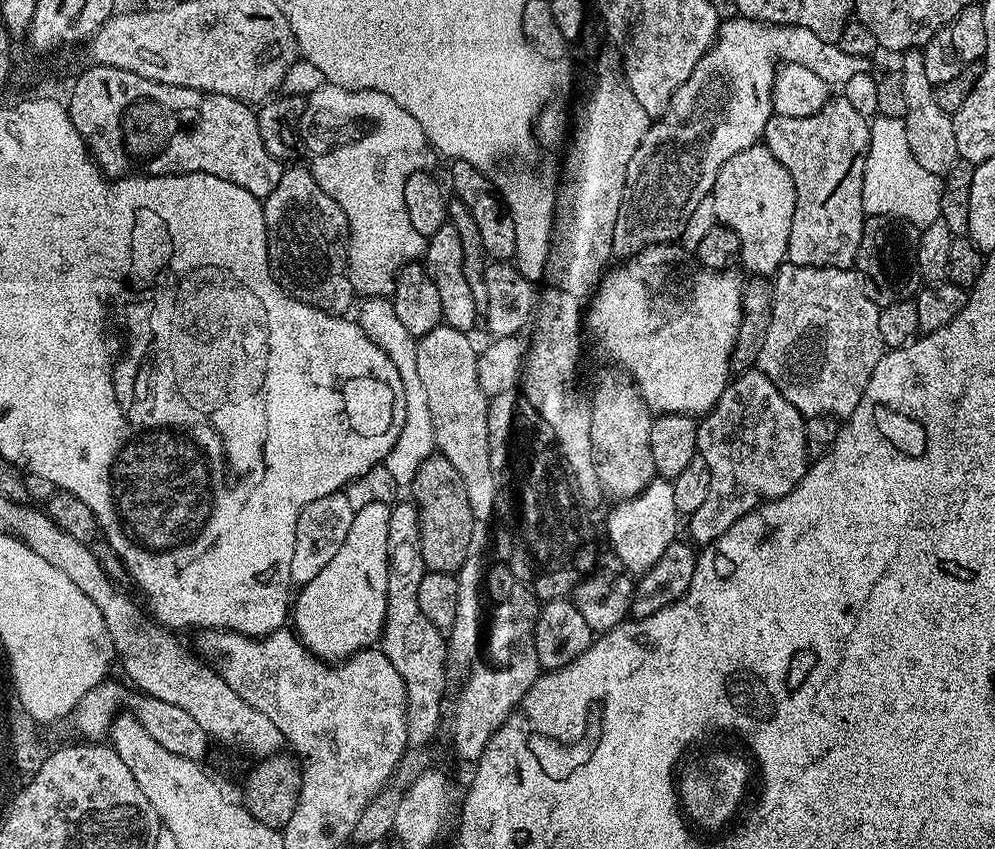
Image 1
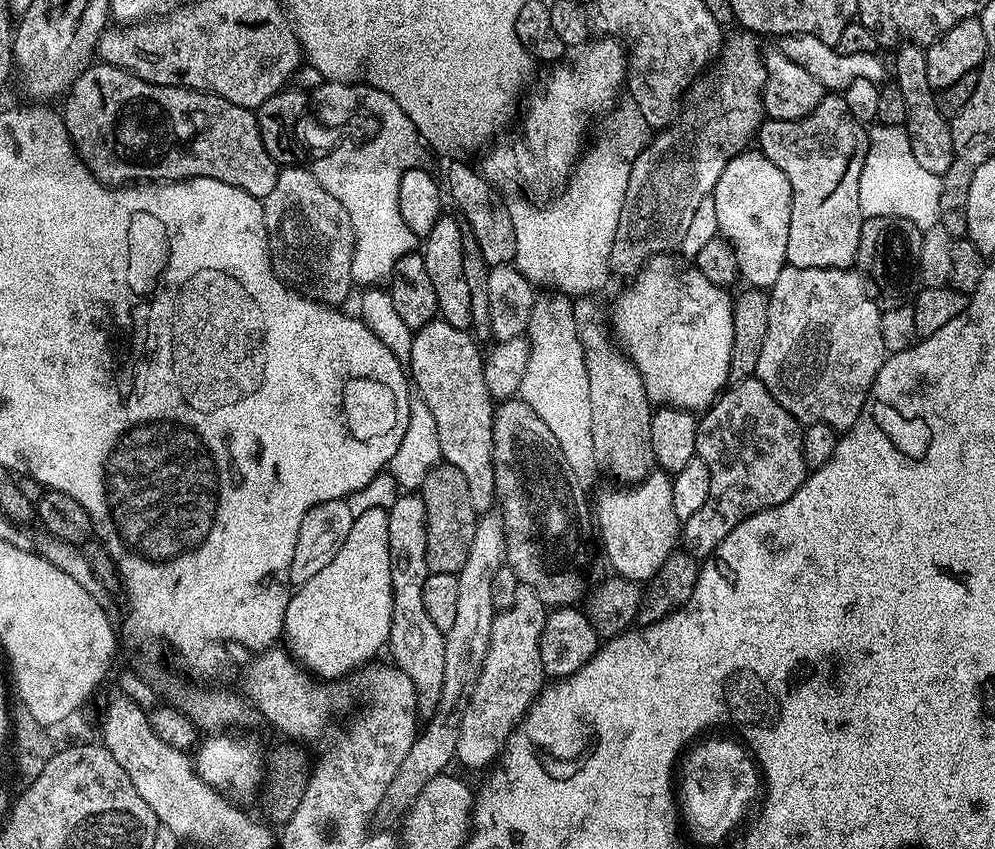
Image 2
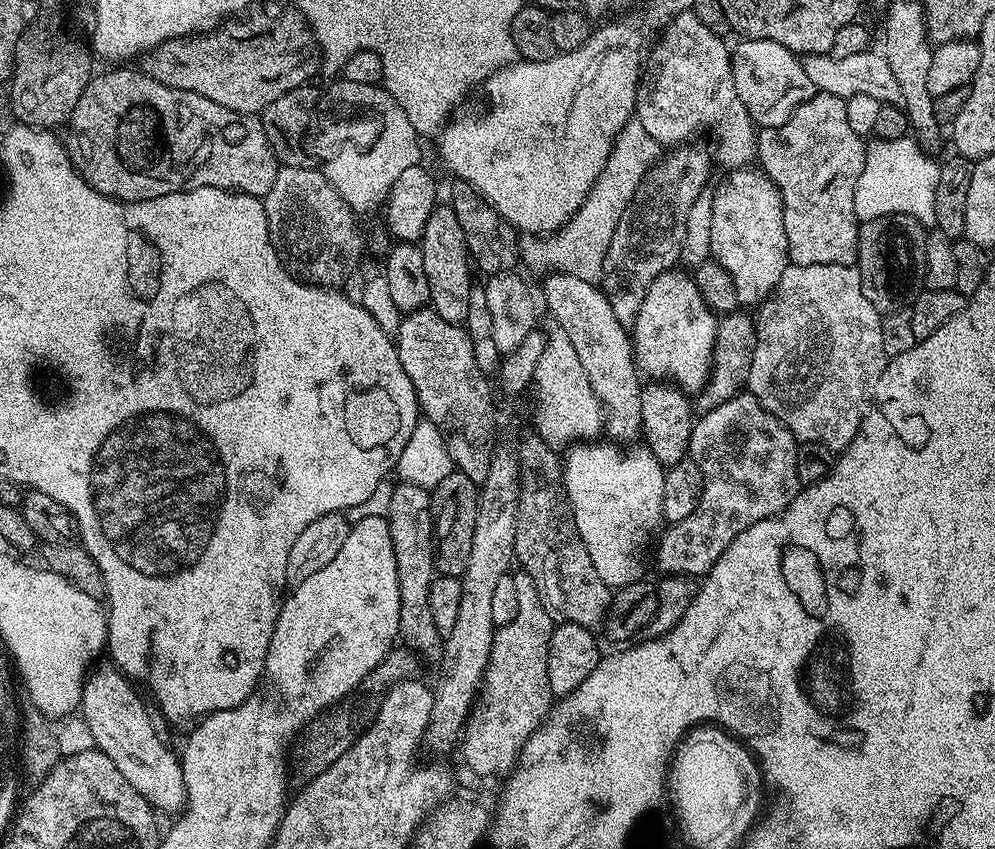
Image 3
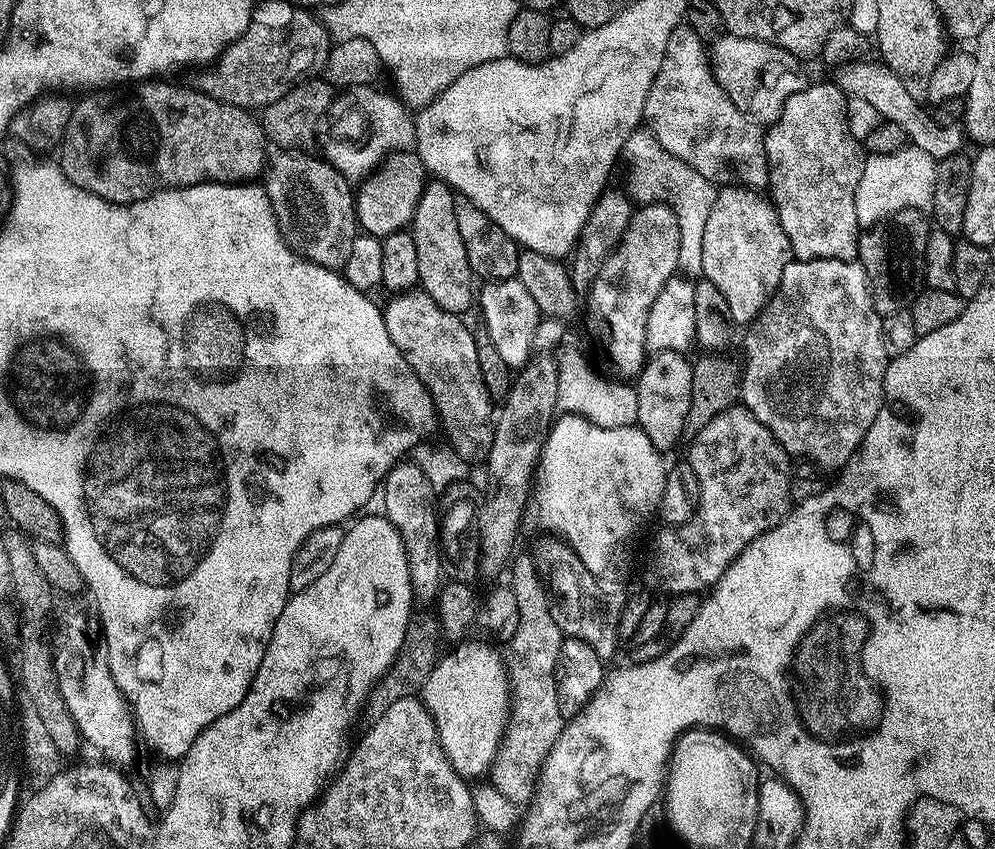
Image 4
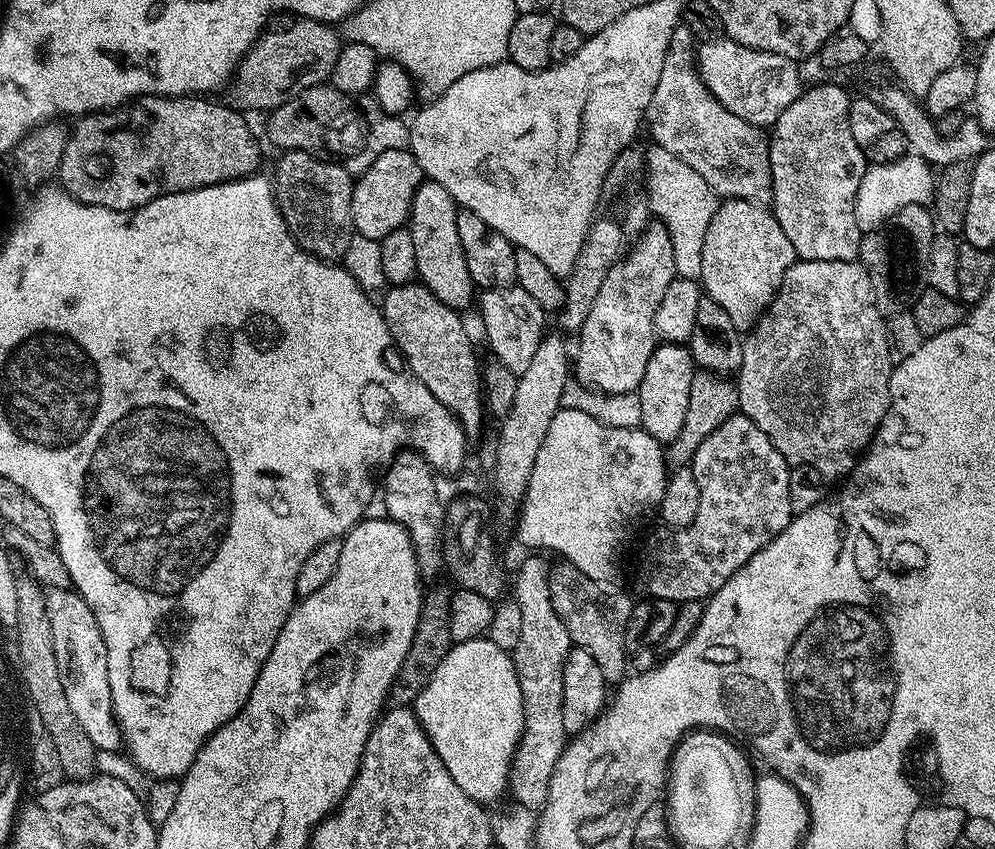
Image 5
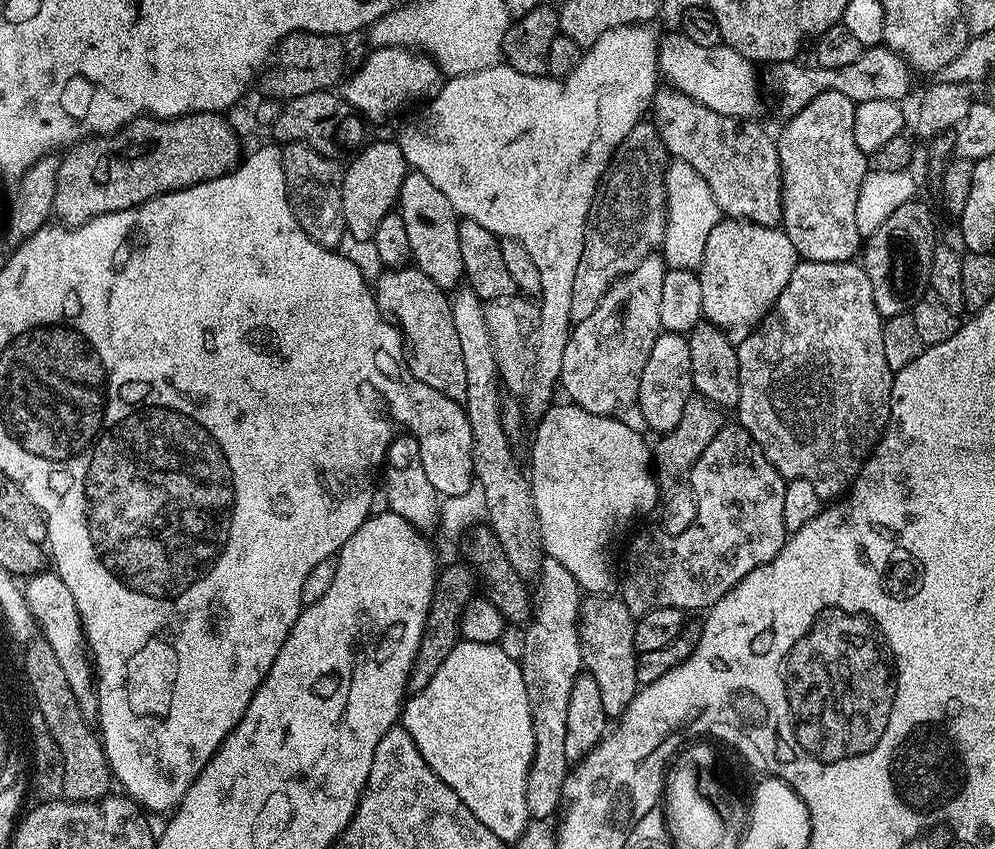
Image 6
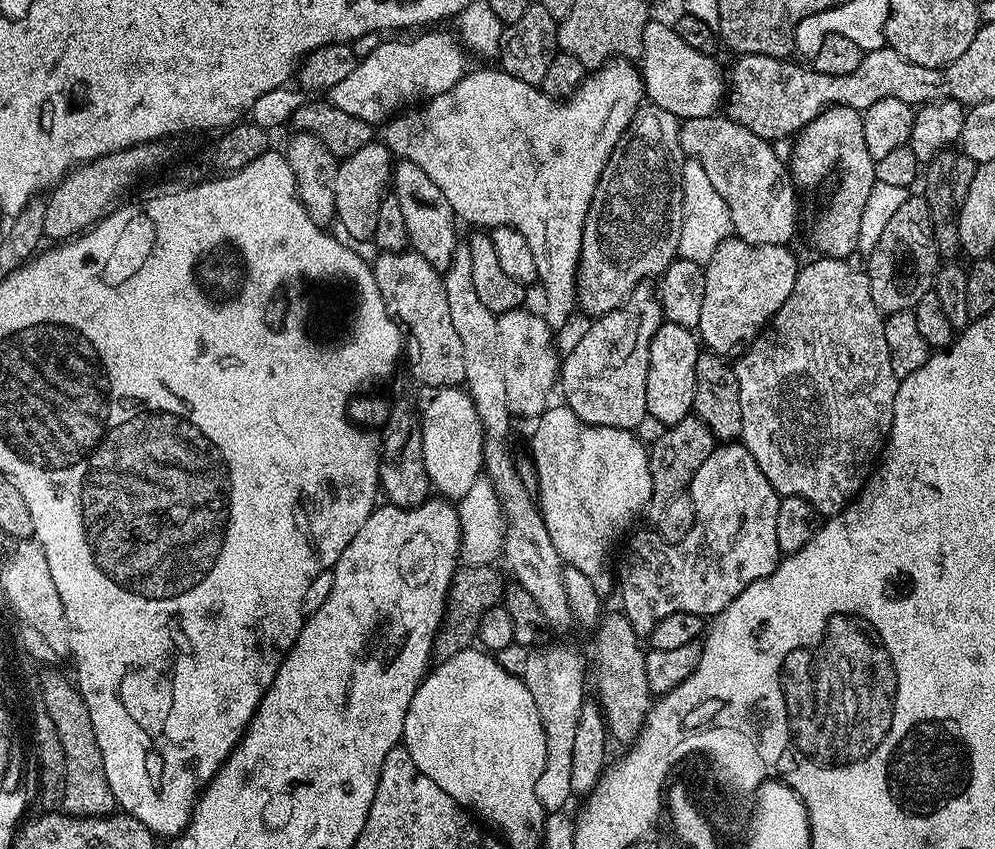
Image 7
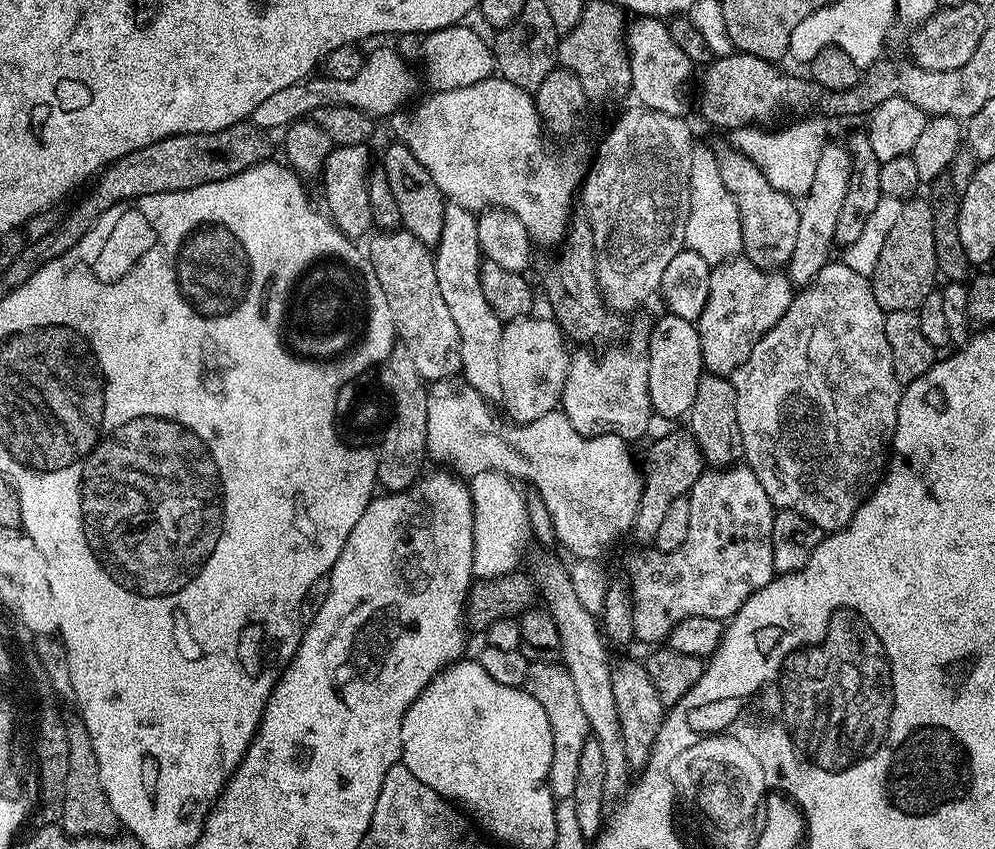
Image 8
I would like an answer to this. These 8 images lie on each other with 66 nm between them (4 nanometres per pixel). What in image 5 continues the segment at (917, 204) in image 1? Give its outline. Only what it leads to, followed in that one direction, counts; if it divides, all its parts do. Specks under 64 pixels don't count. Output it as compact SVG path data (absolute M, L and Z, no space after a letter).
M905 154L889 164L869 163L864 171L862 182L858 186L858 198L856 199L856 221L861 233L872 232L880 224L885 224L902 206L911 204L927 205L932 199L932 189L934 187L934 172L927 160L915 154Z

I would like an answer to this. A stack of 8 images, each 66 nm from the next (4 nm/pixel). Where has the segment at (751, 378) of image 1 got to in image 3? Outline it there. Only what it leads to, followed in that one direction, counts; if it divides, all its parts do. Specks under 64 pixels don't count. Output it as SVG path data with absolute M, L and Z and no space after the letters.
M745 390L730 398L730 402L714 406L714 410L703 413L693 423L688 451L698 470L702 470L702 498L698 502L698 510L694 510L690 518L682 518L682 522L668 524L663 529L664 537L660 545L659 540L655 545L656 564L664 574L703 578L708 575L714 562L722 558L726 546L730 546L730 542L742 534L742 530L754 526L754 522L780 515L796 497L802 487L798 478L798 441L782 421L774 418L774 414L762 407L758 398Z

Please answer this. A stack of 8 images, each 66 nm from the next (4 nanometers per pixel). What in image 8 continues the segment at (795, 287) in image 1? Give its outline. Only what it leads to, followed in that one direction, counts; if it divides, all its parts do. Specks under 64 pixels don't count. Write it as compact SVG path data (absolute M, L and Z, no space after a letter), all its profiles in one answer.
M829 262L818 270L813 280L795 293L782 318L750 350L750 358L742 362L730 379L734 390L738 394L738 430L742 430L743 459L747 467L762 482L766 494L770 494L773 505L780 510L794 510L802 514L814 526L818 526L821 533L836 532L844 528L854 518L858 506L870 493L876 489L890 459L890 449L894 430L898 422L898 406L900 405L900 393L902 385L894 374L894 358L890 358L890 342L886 342L886 326L884 325L884 309L878 306L878 298L874 298L872 281L867 276L858 274L858 270L850 270L843 262Z

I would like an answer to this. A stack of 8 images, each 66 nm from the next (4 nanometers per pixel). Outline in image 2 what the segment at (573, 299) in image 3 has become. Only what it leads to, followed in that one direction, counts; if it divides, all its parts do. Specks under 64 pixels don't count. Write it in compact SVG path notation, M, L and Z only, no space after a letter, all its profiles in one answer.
M580 298L575 301L575 318L577 333L580 336L582 350L585 354L585 374L588 378L588 398L593 418L593 450L602 454L602 460L622 482L641 481L653 469L652 443L650 442L650 422L654 411L653 401L648 399L640 372L636 364L628 357L627 351L614 339L614 332L600 321L600 312L590 302L591 299Z

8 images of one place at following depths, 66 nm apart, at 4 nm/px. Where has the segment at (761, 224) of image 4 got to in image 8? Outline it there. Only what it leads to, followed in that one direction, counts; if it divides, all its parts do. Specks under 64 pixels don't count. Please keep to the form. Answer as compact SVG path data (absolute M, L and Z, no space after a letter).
M733 258L713 267L710 274L710 298L706 310L695 321L700 335L705 369L713 376L731 377L750 350L786 314L794 295L794 285L780 270L760 268L753 260Z

